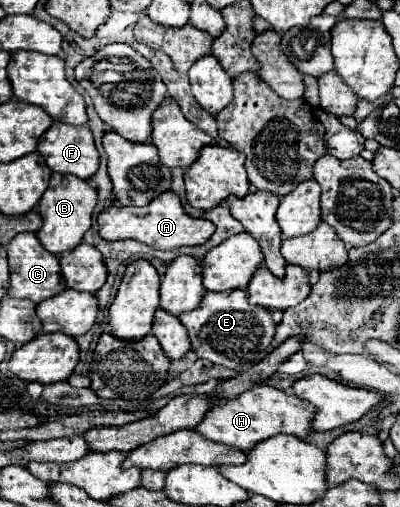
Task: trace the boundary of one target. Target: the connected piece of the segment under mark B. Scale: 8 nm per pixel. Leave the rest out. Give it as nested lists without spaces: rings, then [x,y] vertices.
[[[53,174],[47,192],[39,200],[39,214],[43,218],[43,226],[37,232],[39,242],[53,254],[77,248],[83,240],[83,234],[91,228],[95,206],[97,206],[97,190],[91,188],[85,180],[71,174]]]

